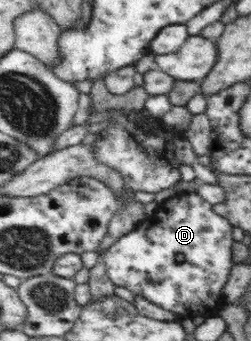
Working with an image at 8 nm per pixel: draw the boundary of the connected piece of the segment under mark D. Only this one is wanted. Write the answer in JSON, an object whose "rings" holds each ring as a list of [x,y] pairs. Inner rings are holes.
{"rings":[[[188,192],[188,195],[180,195],[180,197],[174,196],[174,199],[164,200],[164,203],[168,203],[164,205],[168,207],[168,211],[160,209],[156,211],[156,215],[152,215],[152,241],[146,235],[150,221],[144,220],[138,229],[122,235],[114,245],[106,249],[102,255],[106,275],[115,286],[126,287],[134,296],[138,295],[143,300],[176,314],[179,319],[217,317],[226,304],[222,290],[234,265],[233,225],[225,217],[216,214],[212,210],[212,204],[204,201],[200,195],[196,195],[196,192]]]}

